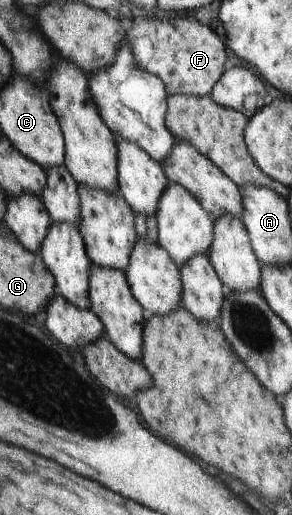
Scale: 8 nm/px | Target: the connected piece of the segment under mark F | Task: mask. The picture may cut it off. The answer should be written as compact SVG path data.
M139 16L133 19L132 28L126 32L137 63L145 70L164 79L168 96L186 94L203 96L210 94L215 83L222 77L226 49L220 37L206 27L200 25L190 16L174 17L173 19Z

